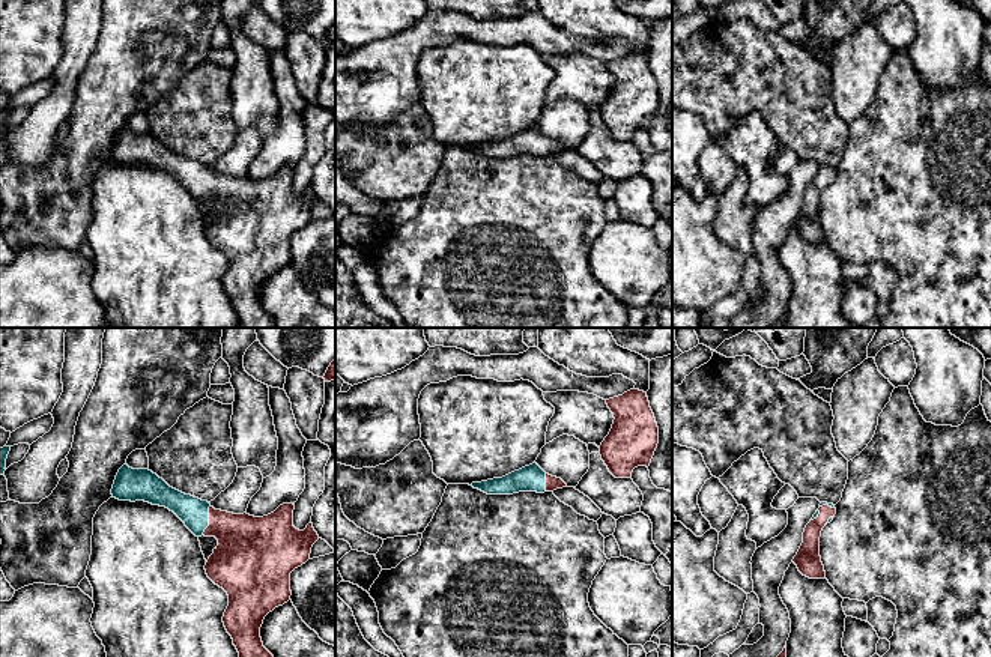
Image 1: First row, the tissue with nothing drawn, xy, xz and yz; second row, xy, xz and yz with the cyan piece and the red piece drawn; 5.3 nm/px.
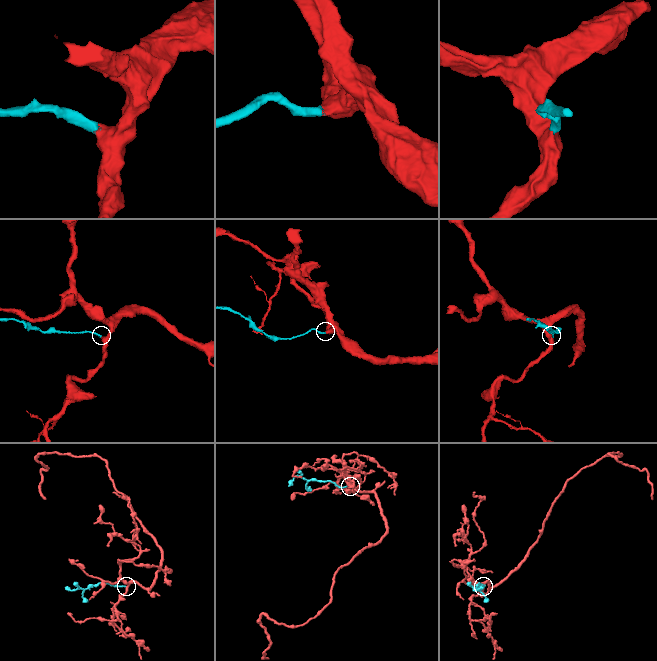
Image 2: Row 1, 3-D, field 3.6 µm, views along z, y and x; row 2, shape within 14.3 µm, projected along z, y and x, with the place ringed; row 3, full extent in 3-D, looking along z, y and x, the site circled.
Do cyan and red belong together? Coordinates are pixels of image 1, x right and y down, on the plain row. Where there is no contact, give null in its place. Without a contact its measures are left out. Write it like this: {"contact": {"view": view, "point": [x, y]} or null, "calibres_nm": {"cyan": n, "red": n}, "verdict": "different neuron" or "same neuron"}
{"contact": {"view": "xy", "point": [208, 184]}, "calibres_nm": {"cyan": 160, "red": 320}, "verdict": "same neuron"}

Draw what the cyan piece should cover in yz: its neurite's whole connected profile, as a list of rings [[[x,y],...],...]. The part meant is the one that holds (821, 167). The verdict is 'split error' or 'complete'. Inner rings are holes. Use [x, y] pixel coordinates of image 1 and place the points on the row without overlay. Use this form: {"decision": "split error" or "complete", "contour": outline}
{"decision": "split error", "contour": [[[821,165],[820,171],[806,188],[803,206],[792,226],[799,235],[809,242],[826,242],[824,229],[820,220],[820,200],[823,191],[833,183],[836,171],[833,167]]]}

